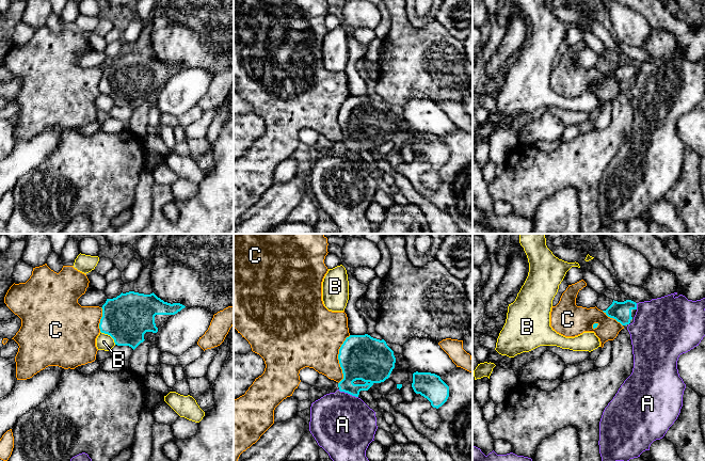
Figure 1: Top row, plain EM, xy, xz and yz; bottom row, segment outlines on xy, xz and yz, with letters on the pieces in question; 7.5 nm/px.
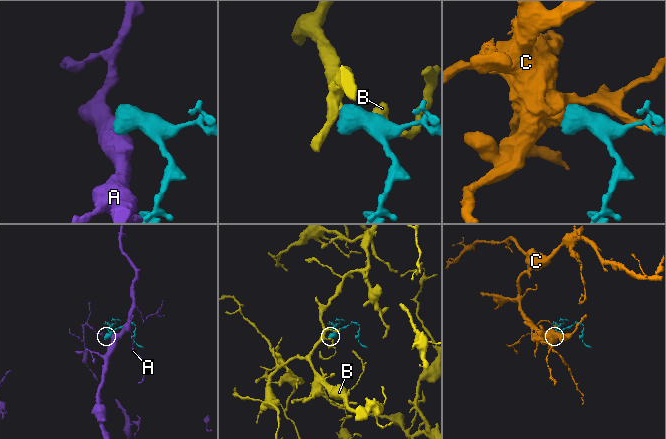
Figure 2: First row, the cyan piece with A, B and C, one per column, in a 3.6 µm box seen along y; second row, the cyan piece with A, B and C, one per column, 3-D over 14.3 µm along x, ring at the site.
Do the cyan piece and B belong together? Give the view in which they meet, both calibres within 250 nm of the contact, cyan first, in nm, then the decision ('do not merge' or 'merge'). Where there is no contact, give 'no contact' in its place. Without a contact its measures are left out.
contact in xy; calibres 360 and 130 nm; do not merge

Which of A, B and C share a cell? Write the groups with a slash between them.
A / B / C

